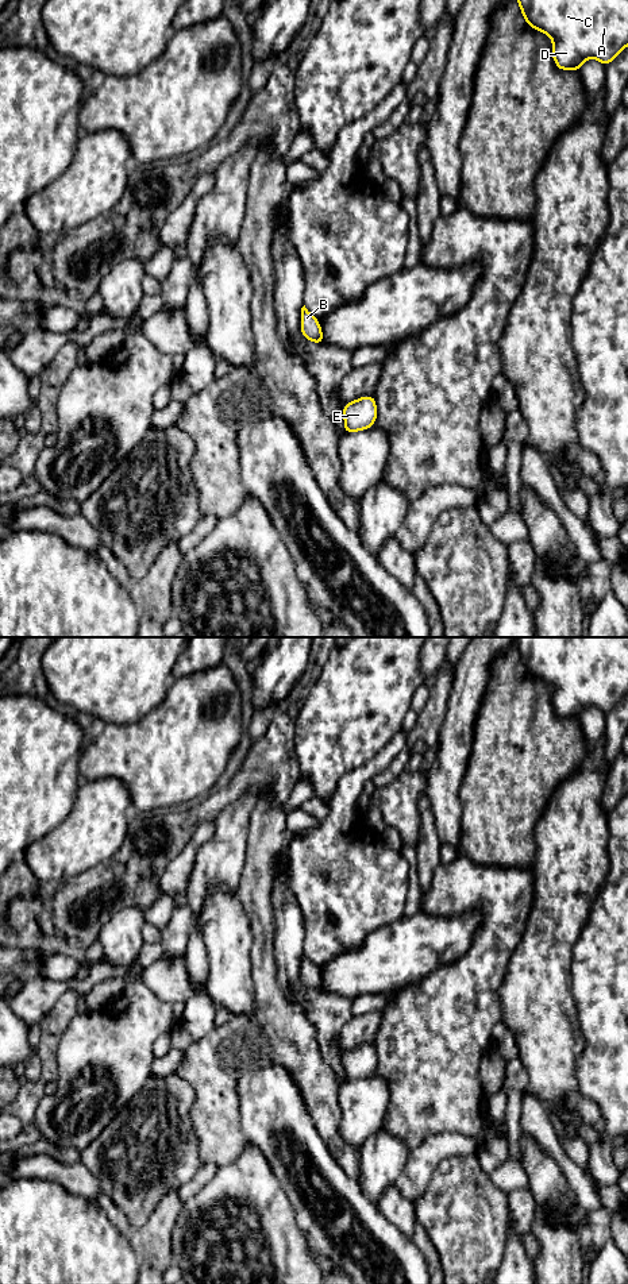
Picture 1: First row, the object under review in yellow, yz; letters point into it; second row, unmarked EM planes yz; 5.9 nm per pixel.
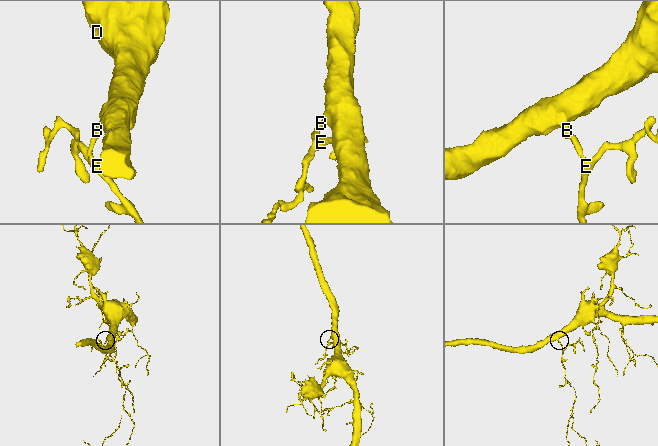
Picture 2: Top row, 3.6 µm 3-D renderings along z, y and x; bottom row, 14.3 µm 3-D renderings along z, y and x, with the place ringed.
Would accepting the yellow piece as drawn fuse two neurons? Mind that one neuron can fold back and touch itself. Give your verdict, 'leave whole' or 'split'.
leave whole

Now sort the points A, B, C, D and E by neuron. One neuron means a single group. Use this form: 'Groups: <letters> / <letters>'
Groups: A B C D E

